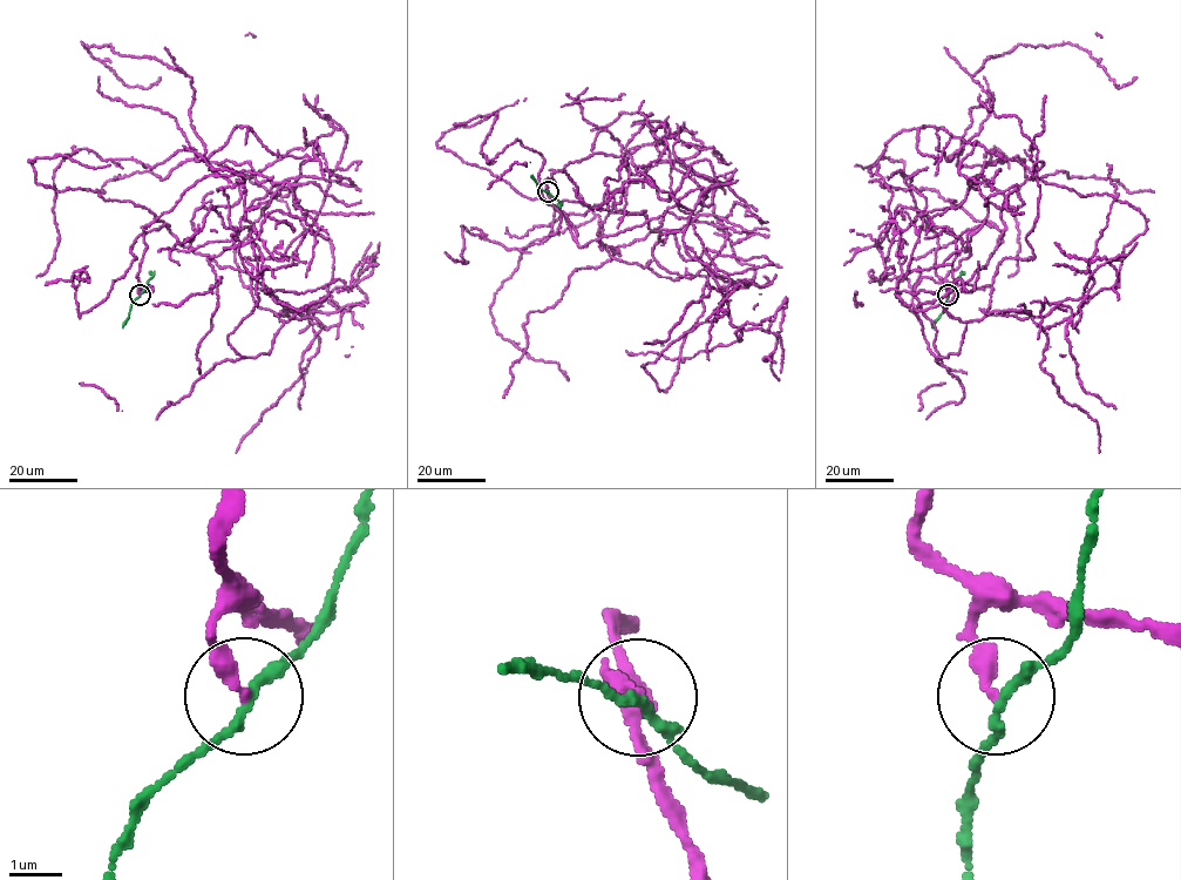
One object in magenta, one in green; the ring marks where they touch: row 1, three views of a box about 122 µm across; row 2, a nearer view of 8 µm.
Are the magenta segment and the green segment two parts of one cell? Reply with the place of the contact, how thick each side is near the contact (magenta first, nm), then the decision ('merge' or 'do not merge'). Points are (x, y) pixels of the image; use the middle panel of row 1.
(548, 191) | 300/180 nm | do not merge

